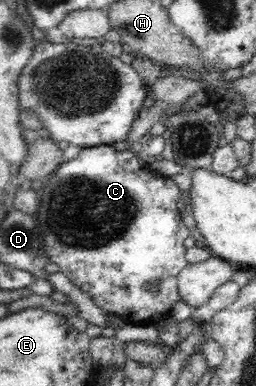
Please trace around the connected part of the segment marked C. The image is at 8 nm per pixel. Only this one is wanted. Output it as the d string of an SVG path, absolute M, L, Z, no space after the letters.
M100 145L94 147L85 147L80 151L76 158L64 161L48 180L44 181L42 186L44 190L40 192L40 204L35 214L37 217L38 228L42 232L43 244L42 253L49 257L50 262L56 262L58 265L58 275L68 277L72 283L79 286L80 290L87 292L96 306L105 314L129 314L133 324L138 322L154 322L168 316L172 306L178 302L179 290L177 285L178 273L189 265L185 252L187 250L184 240L190 236L190 228L184 224L180 216L180 188L172 177L164 178L164 175L152 172L147 165L144 165L140 158L131 152L116 152L112 145Z

